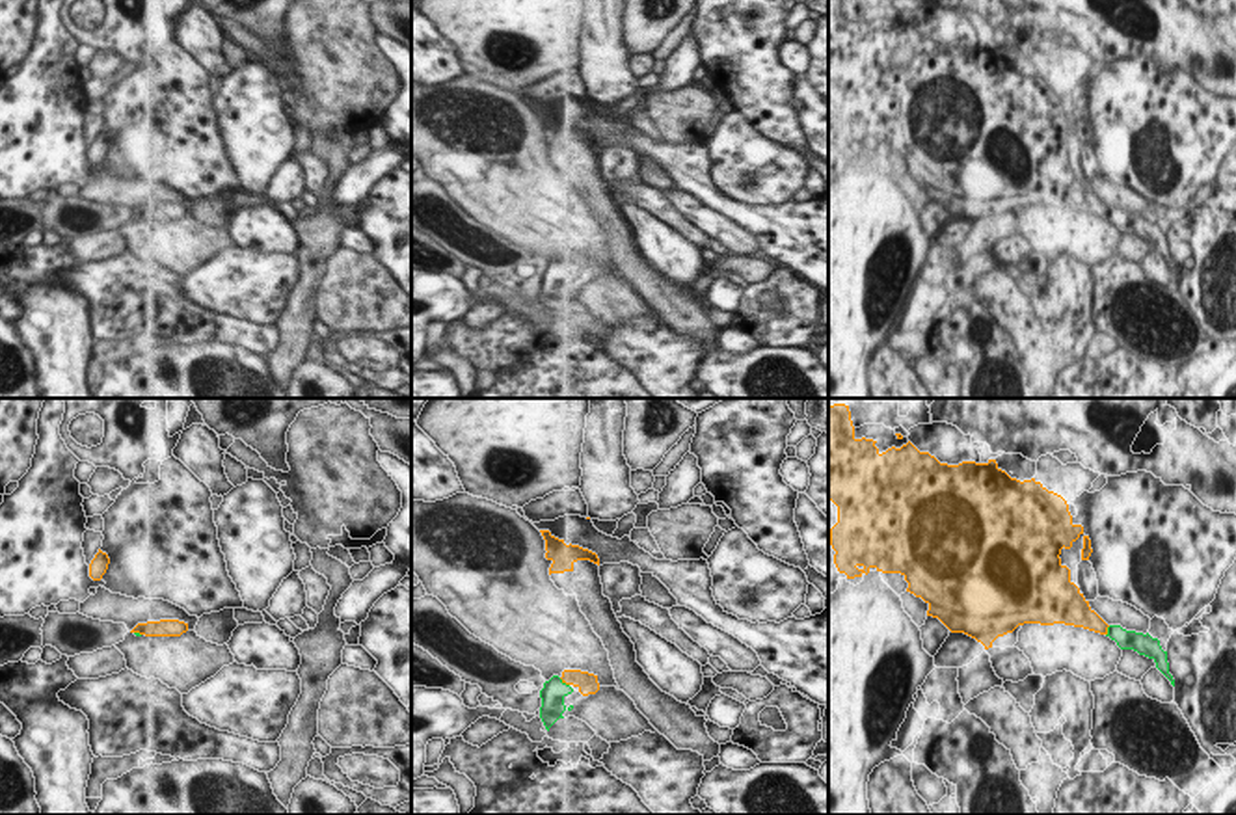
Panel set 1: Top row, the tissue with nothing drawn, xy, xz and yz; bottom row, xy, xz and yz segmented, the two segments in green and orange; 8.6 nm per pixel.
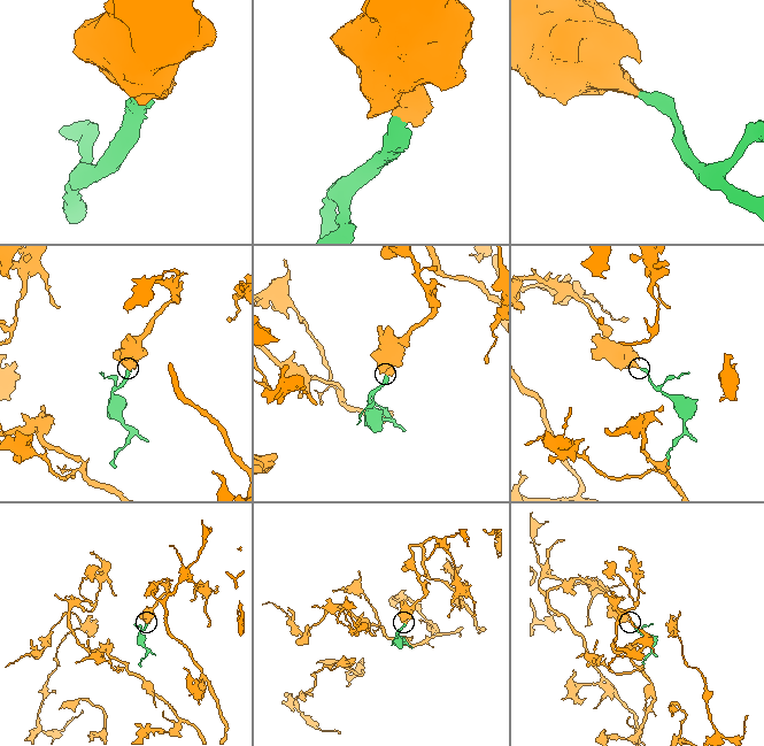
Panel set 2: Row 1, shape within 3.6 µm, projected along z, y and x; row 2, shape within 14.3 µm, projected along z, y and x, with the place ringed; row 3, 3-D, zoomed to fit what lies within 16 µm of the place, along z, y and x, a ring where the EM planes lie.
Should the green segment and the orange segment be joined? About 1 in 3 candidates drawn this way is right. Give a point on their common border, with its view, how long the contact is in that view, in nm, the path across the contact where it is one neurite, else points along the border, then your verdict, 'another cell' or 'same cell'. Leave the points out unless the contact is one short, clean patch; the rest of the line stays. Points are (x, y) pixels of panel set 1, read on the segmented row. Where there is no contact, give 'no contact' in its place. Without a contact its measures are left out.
meets green in xz at (564, 683); contact 120 nm long; runs through xz (553, 691), (564, 683), (587, 683); same cell

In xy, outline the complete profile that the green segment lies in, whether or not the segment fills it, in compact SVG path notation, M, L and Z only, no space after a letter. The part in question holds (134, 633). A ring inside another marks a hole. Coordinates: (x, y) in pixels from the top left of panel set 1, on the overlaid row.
M160 620L160 621L147 621L138 623L130 633L136 636L181 636L188 631L188 623L179 620Z

